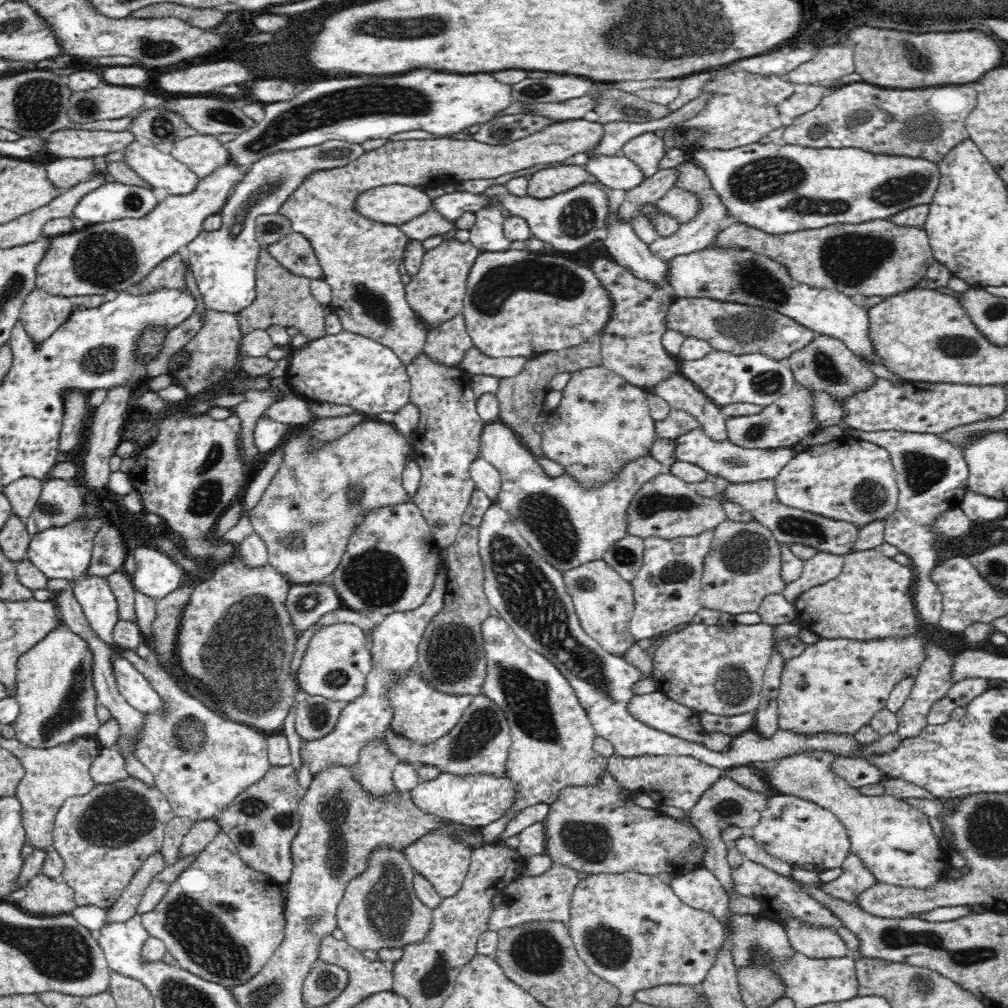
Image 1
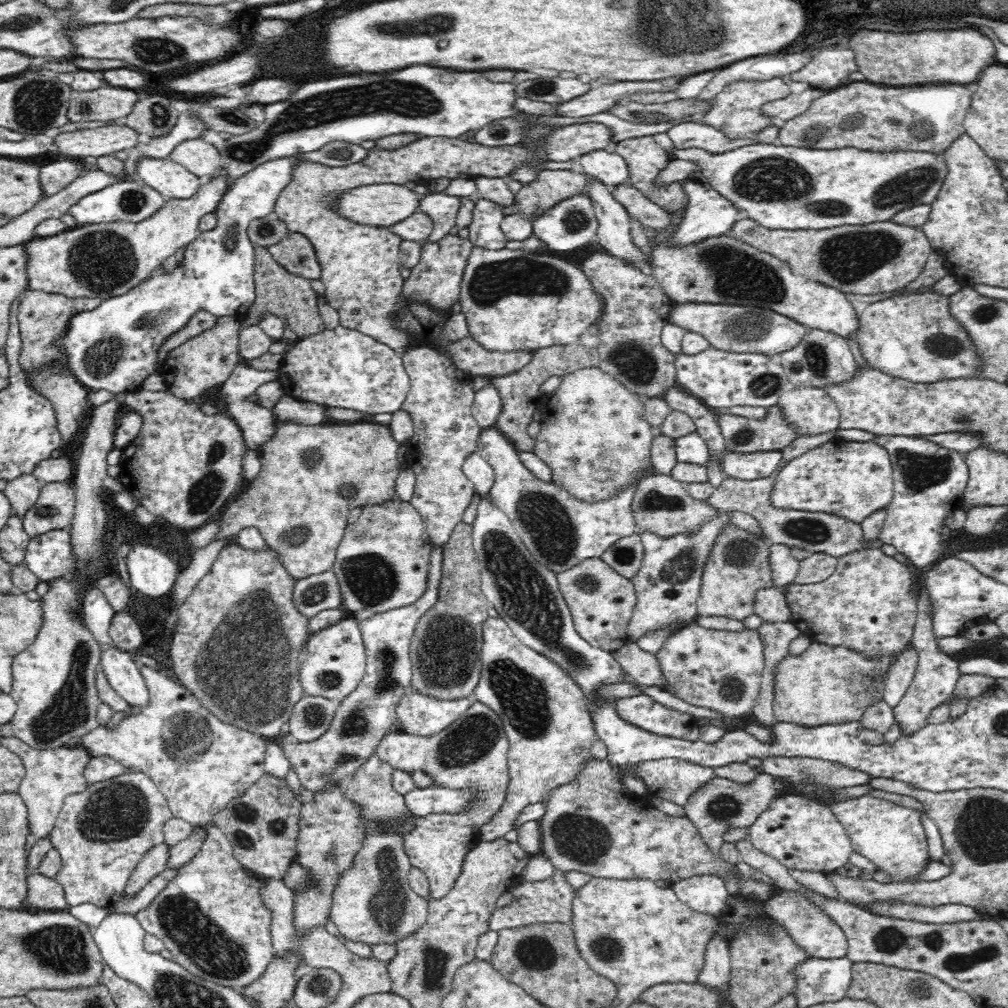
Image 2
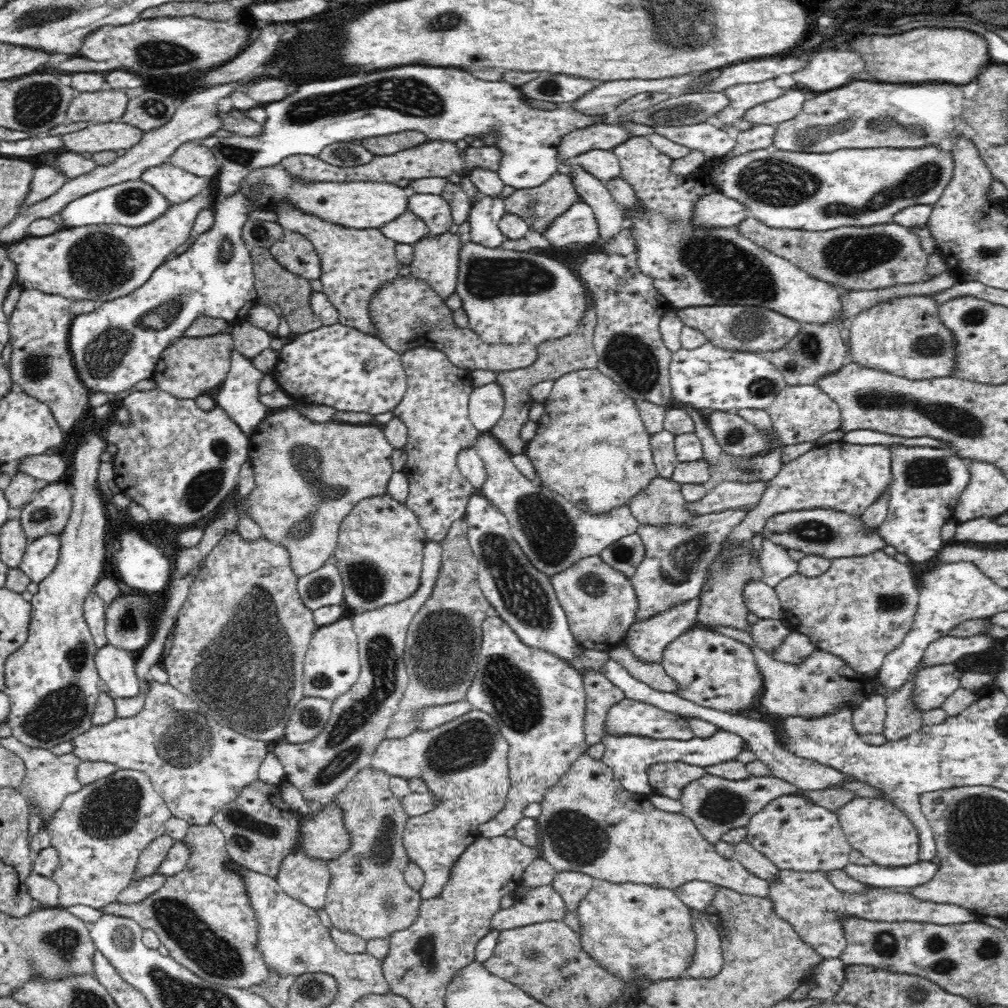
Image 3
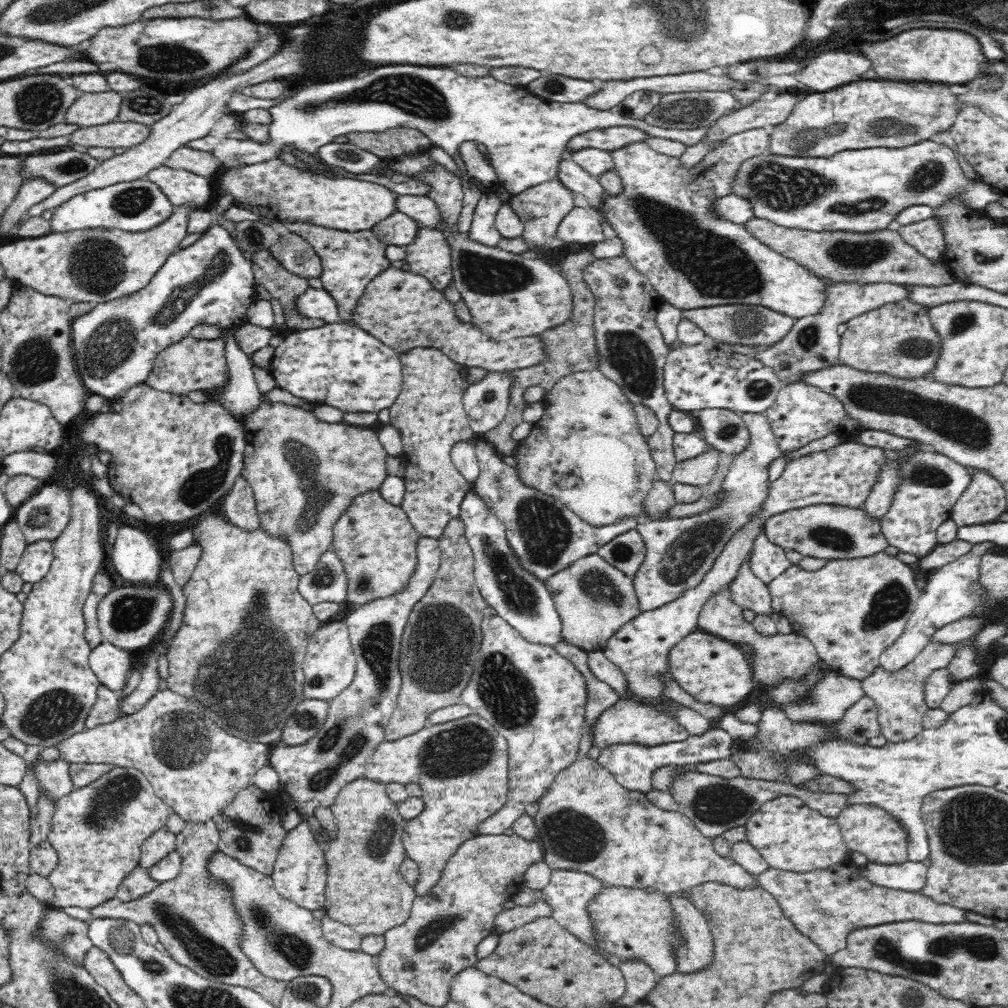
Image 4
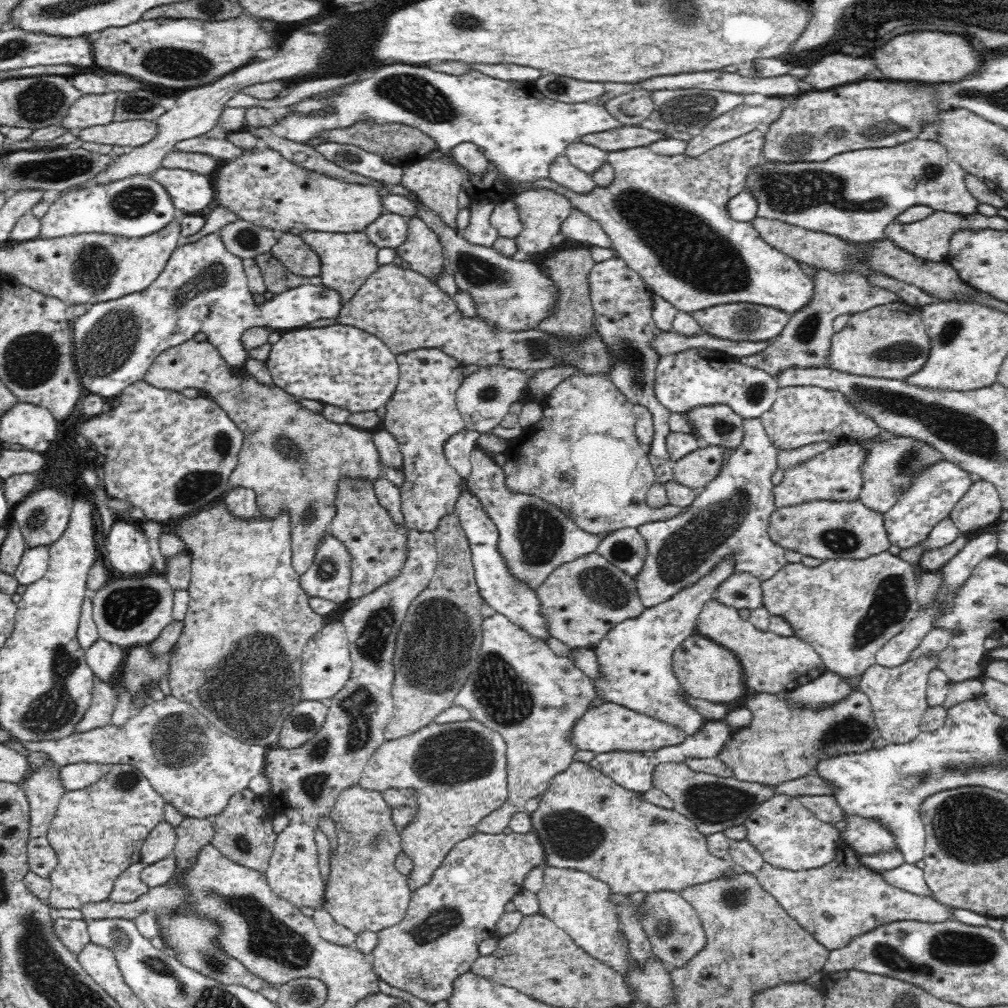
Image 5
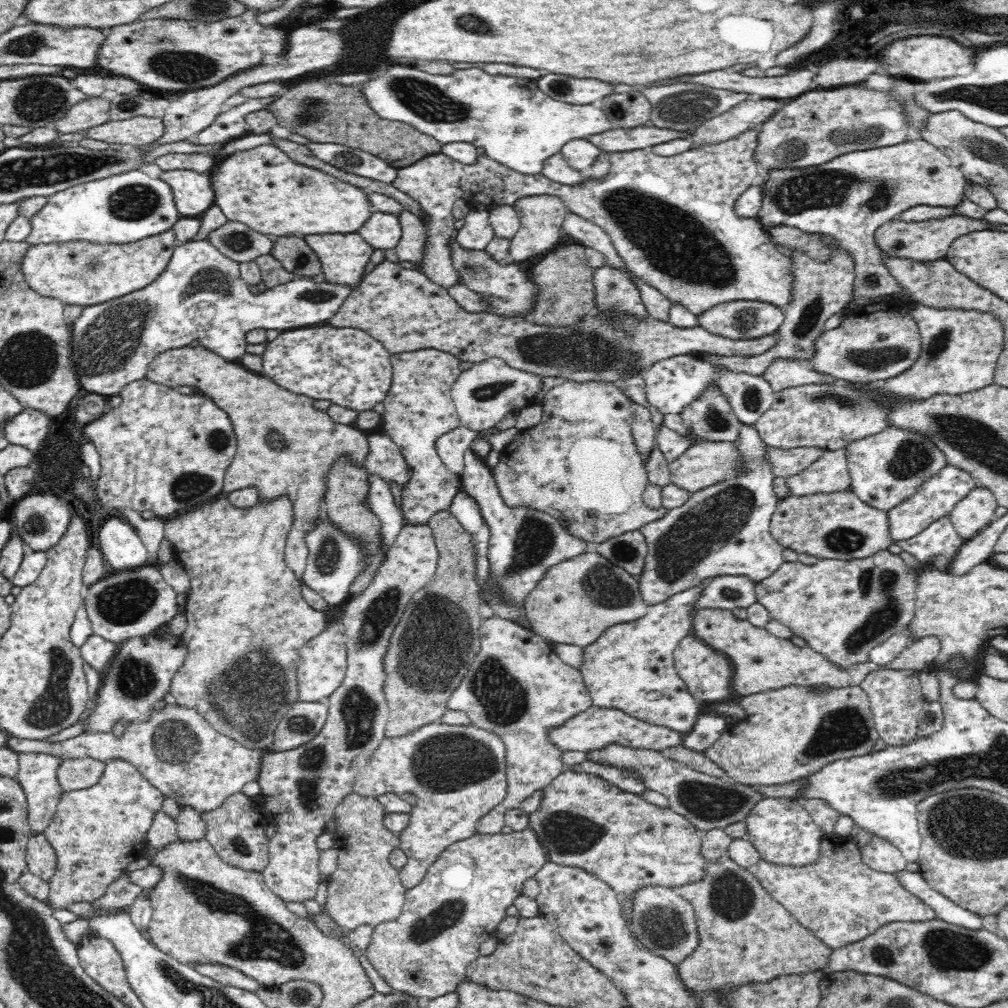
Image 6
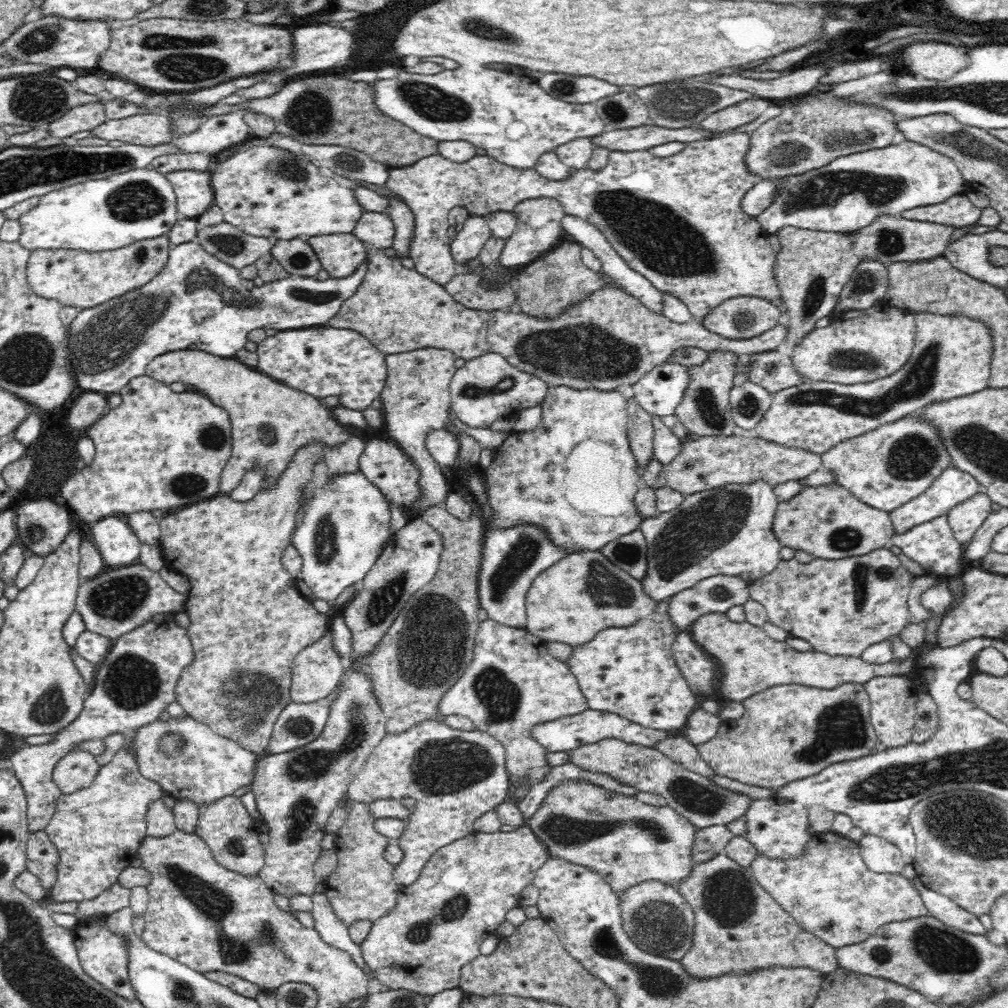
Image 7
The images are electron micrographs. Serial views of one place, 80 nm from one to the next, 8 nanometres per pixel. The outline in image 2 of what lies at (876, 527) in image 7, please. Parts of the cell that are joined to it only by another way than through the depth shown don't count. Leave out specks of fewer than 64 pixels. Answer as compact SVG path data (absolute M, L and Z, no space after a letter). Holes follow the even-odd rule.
M774 476L751 481L728 477L716 487L714 494L707 501L722 513L730 510L747 512L756 518L761 526L762 535L775 546L796 547L812 553L824 552L836 557L868 547L862 546L861 523L826 513L804 512L804 510L782 509L774 506L771 501L774 485Z

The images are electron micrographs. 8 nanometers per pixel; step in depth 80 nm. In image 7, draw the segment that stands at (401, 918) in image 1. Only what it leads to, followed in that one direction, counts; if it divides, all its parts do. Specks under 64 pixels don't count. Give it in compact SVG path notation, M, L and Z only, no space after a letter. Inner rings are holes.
M347 798L346 802L346 820L336 832L334 849L338 855L338 866L336 870L324 881L323 890L330 899L334 915L344 923L348 928L352 923L359 920L370 920L374 922L383 916L394 912L398 904L398 895L401 891L399 885L393 877L393 865L391 865L384 856L387 846L395 843L387 836L380 834L375 829L375 820L377 817L371 811L370 802L358 802Z

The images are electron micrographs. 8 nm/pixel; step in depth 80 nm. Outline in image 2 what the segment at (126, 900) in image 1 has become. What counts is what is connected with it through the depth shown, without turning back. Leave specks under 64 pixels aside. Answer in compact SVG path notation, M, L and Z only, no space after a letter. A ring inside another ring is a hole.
M162 842L153 846L138 863L123 892L126 899L133 899L152 878L158 876L168 868L169 859L168 845Z

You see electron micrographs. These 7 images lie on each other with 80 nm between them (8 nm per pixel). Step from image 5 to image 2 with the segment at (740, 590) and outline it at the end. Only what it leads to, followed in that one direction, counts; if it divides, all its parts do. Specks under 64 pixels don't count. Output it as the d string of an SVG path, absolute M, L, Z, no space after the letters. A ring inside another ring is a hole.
M777 587L758 590L753 610L764 622L792 622L786 595Z

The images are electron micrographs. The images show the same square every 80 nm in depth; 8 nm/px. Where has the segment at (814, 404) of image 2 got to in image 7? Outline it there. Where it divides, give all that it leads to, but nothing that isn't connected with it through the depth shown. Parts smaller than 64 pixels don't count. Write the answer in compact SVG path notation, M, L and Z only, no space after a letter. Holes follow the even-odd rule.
M912 312L912 315L914 315L917 328L914 350L910 355L910 360L900 370L886 378L879 378L872 382L846 385L808 380L798 386L775 392L772 394L773 401L770 408L766 414L762 415L760 422L754 428L755 436L784 447L824 454L840 442L878 430L880 426L912 414L918 408L934 400L950 400L950 398L980 392L988 387L994 346L989 326L985 326L979 318L968 318L959 314Z

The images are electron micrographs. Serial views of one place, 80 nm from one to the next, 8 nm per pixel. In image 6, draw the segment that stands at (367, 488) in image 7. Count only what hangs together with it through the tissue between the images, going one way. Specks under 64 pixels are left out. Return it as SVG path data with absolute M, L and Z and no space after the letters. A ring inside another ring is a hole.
M370 475L368 479L370 490L367 504L373 514L381 520L385 544L391 547L407 524L404 524L404 516L400 513L400 506L395 503L389 483L377 475ZM326 518L320 521L305 538L308 545L309 557L306 570L302 576L302 584L307 584L314 592L317 592L328 604L339 605L348 601L351 597L349 586L364 566L364 557L360 546L352 537L348 537L334 527Z

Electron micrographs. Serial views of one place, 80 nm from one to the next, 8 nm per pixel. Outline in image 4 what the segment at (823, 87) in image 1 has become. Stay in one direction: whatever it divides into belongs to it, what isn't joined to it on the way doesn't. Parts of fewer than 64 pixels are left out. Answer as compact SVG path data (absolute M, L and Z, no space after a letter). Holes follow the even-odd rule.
M793 90L782 92L773 100L760 100L746 108L736 109L720 117L715 126L710 126L707 140L726 140L733 134L744 132L748 128L780 124L792 114L795 104L801 100L803 93Z

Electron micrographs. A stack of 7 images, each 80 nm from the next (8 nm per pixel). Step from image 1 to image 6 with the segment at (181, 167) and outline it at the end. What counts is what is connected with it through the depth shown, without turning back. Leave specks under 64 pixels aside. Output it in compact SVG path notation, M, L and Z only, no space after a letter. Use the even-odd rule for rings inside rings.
M168 170L160 172L159 179L171 187L176 208L183 217L201 217L215 204L210 173Z

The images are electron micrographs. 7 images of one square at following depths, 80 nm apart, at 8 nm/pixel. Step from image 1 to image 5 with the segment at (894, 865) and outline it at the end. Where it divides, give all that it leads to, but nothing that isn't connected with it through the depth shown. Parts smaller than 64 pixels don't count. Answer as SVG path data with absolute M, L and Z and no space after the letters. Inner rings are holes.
M844 814L842 821L846 826L842 828L841 840L850 845L858 855L900 851L895 841L897 838L877 818Z

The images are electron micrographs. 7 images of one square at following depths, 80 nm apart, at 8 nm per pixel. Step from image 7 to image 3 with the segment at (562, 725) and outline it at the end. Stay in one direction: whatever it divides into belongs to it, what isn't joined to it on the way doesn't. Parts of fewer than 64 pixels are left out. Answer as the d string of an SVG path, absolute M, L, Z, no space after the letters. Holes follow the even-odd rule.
M624 698L609 709L605 728L614 734L686 740L696 737L689 719L640 700Z

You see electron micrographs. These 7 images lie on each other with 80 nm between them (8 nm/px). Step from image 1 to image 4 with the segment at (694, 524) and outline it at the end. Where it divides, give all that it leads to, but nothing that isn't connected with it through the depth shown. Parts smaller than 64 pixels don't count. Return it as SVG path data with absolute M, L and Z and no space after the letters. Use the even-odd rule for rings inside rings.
M657 479L653 482L648 494L642 498L642 509L644 509L644 520L654 520L662 518L673 518L670 510L677 504L674 498L672 480L664 482Z

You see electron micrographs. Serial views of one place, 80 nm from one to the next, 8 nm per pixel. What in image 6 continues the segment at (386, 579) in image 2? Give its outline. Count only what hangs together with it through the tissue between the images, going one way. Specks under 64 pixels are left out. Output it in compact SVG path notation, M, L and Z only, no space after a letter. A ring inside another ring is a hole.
M336 461L327 478L327 493L324 504L326 518L334 527L338 527L344 535L352 537L356 541L356 545L360 546L362 557L364 557L362 572L354 578L349 586L351 597L362 594L369 588L379 568L387 559L387 550L390 548L385 544L385 538L383 538L381 520L373 514L369 504L367 504L370 490L369 477L368 472L358 465L352 465L350 461Z

